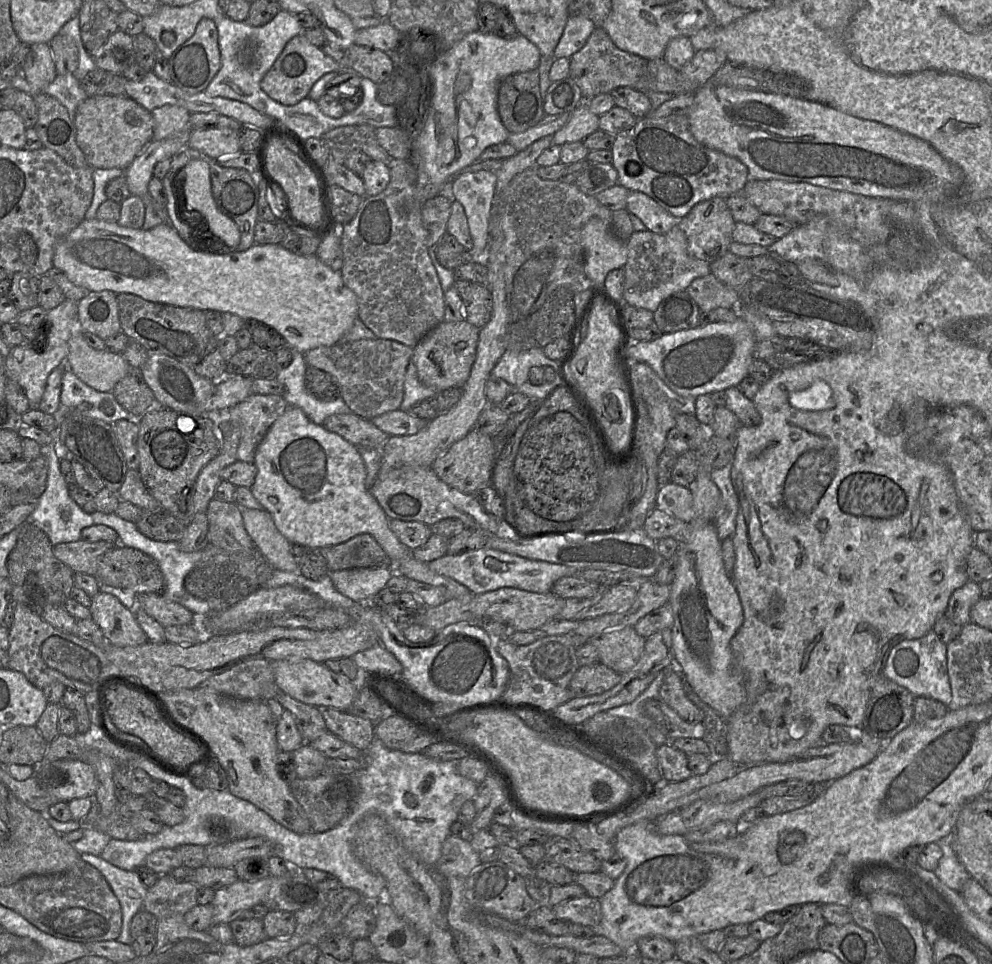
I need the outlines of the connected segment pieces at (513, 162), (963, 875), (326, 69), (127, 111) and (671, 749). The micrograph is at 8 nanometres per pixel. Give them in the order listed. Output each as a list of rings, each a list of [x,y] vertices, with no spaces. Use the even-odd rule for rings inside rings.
[[[548,135],[534,142],[526,149],[517,152],[514,156],[504,159],[500,168],[495,171],[497,192],[503,190],[516,175],[527,169],[537,167],[537,158],[545,149],[552,145],[553,137]]]
[[[954,830],[937,842],[943,851],[943,855],[933,872],[944,885],[960,892],[964,883],[971,877],[971,875],[967,872],[964,865],[959,861],[953,851],[953,839]]]
[[[303,35],[293,37],[261,81],[262,90],[273,100],[285,106],[295,105],[309,96],[315,82],[323,75],[339,71],[343,66],[312,45]]]
[[[126,95],[89,96],[77,108],[74,117],[76,141],[89,167],[126,169],[151,141],[154,119],[148,110]]]
[[[670,742],[657,747],[656,757],[664,782],[679,782],[693,775],[688,767],[687,754],[675,748]]]

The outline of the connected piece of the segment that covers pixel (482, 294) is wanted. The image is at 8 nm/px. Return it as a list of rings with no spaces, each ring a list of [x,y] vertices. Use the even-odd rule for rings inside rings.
[[[456,279],[454,287],[462,300],[465,320],[480,330],[492,312],[492,296],[488,287],[462,279]]]

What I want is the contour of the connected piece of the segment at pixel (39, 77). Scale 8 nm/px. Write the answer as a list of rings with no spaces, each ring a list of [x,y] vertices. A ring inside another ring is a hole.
[[[48,43],[31,44],[21,74],[29,84],[43,91],[56,78],[57,71]]]

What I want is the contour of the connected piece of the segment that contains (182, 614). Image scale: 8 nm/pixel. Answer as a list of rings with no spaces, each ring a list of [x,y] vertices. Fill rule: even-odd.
[[[162,593],[137,595],[137,607],[163,627],[188,625],[194,622],[192,612],[179,603],[165,599]]]

